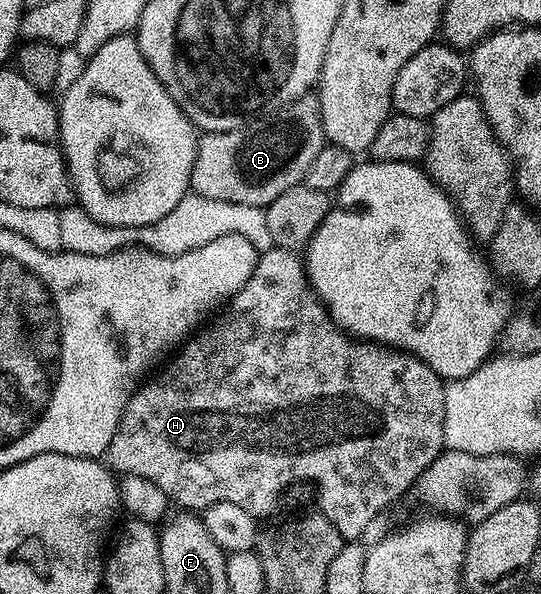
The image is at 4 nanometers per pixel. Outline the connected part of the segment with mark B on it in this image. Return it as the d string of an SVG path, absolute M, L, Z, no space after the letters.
M308 94L297 98L292 104L276 108L262 118L248 120L239 128L224 132L203 132L199 136L197 154L191 171L190 187L198 196L220 202L245 203L246 206L263 208L273 198L285 194L293 186L304 183L309 174L309 165L325 143L318 95Z

